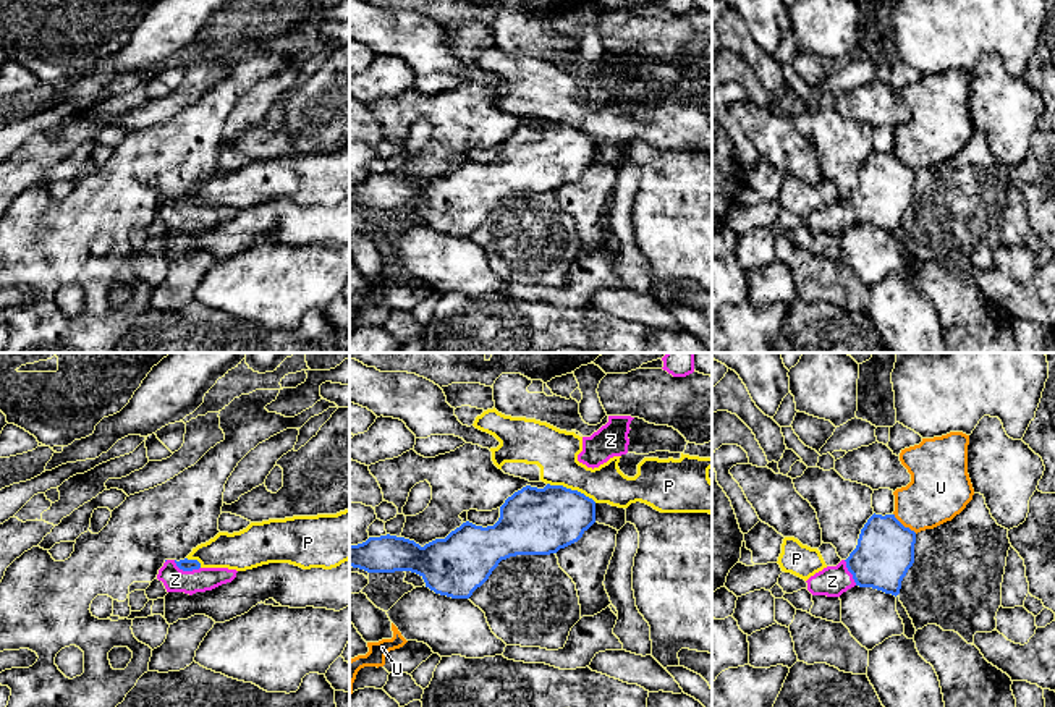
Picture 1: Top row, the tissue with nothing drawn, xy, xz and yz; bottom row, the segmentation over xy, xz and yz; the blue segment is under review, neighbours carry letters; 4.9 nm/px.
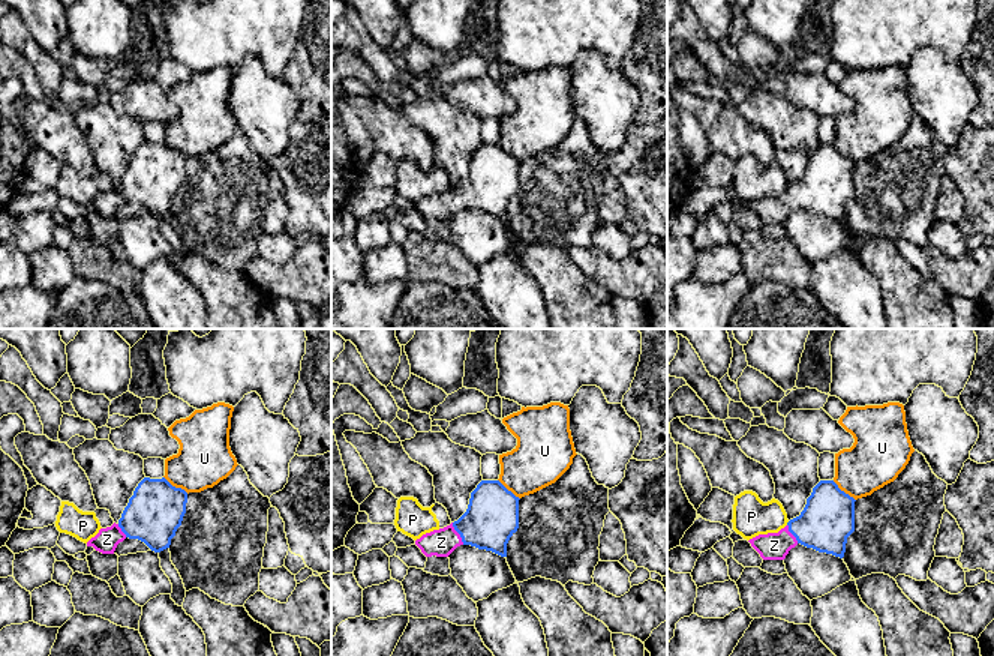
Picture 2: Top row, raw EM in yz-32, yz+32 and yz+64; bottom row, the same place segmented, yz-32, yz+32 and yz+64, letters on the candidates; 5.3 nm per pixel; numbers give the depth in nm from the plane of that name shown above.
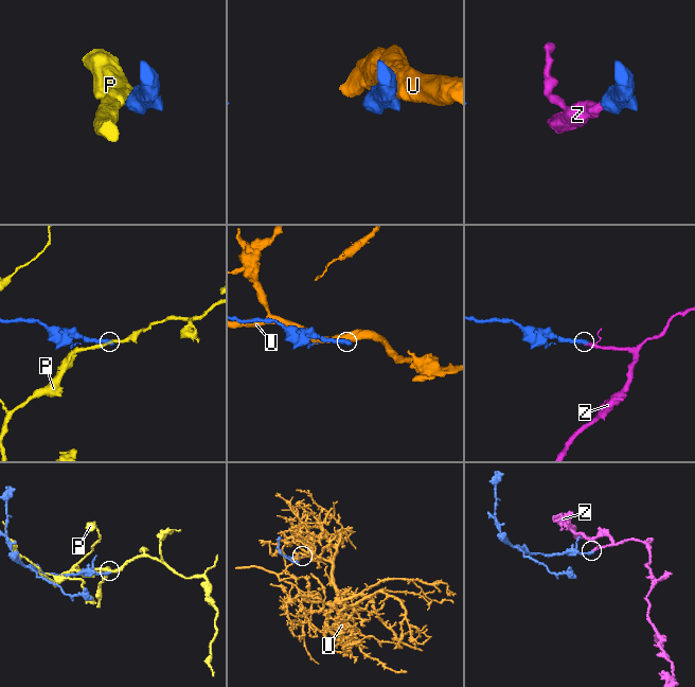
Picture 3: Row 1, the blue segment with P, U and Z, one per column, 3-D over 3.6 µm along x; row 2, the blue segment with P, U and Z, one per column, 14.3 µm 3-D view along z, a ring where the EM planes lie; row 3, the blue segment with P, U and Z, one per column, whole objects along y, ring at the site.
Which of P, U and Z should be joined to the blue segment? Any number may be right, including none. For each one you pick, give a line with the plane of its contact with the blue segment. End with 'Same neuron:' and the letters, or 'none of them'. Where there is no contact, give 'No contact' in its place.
Z: Touches blue in xy
Same neuron: Z

